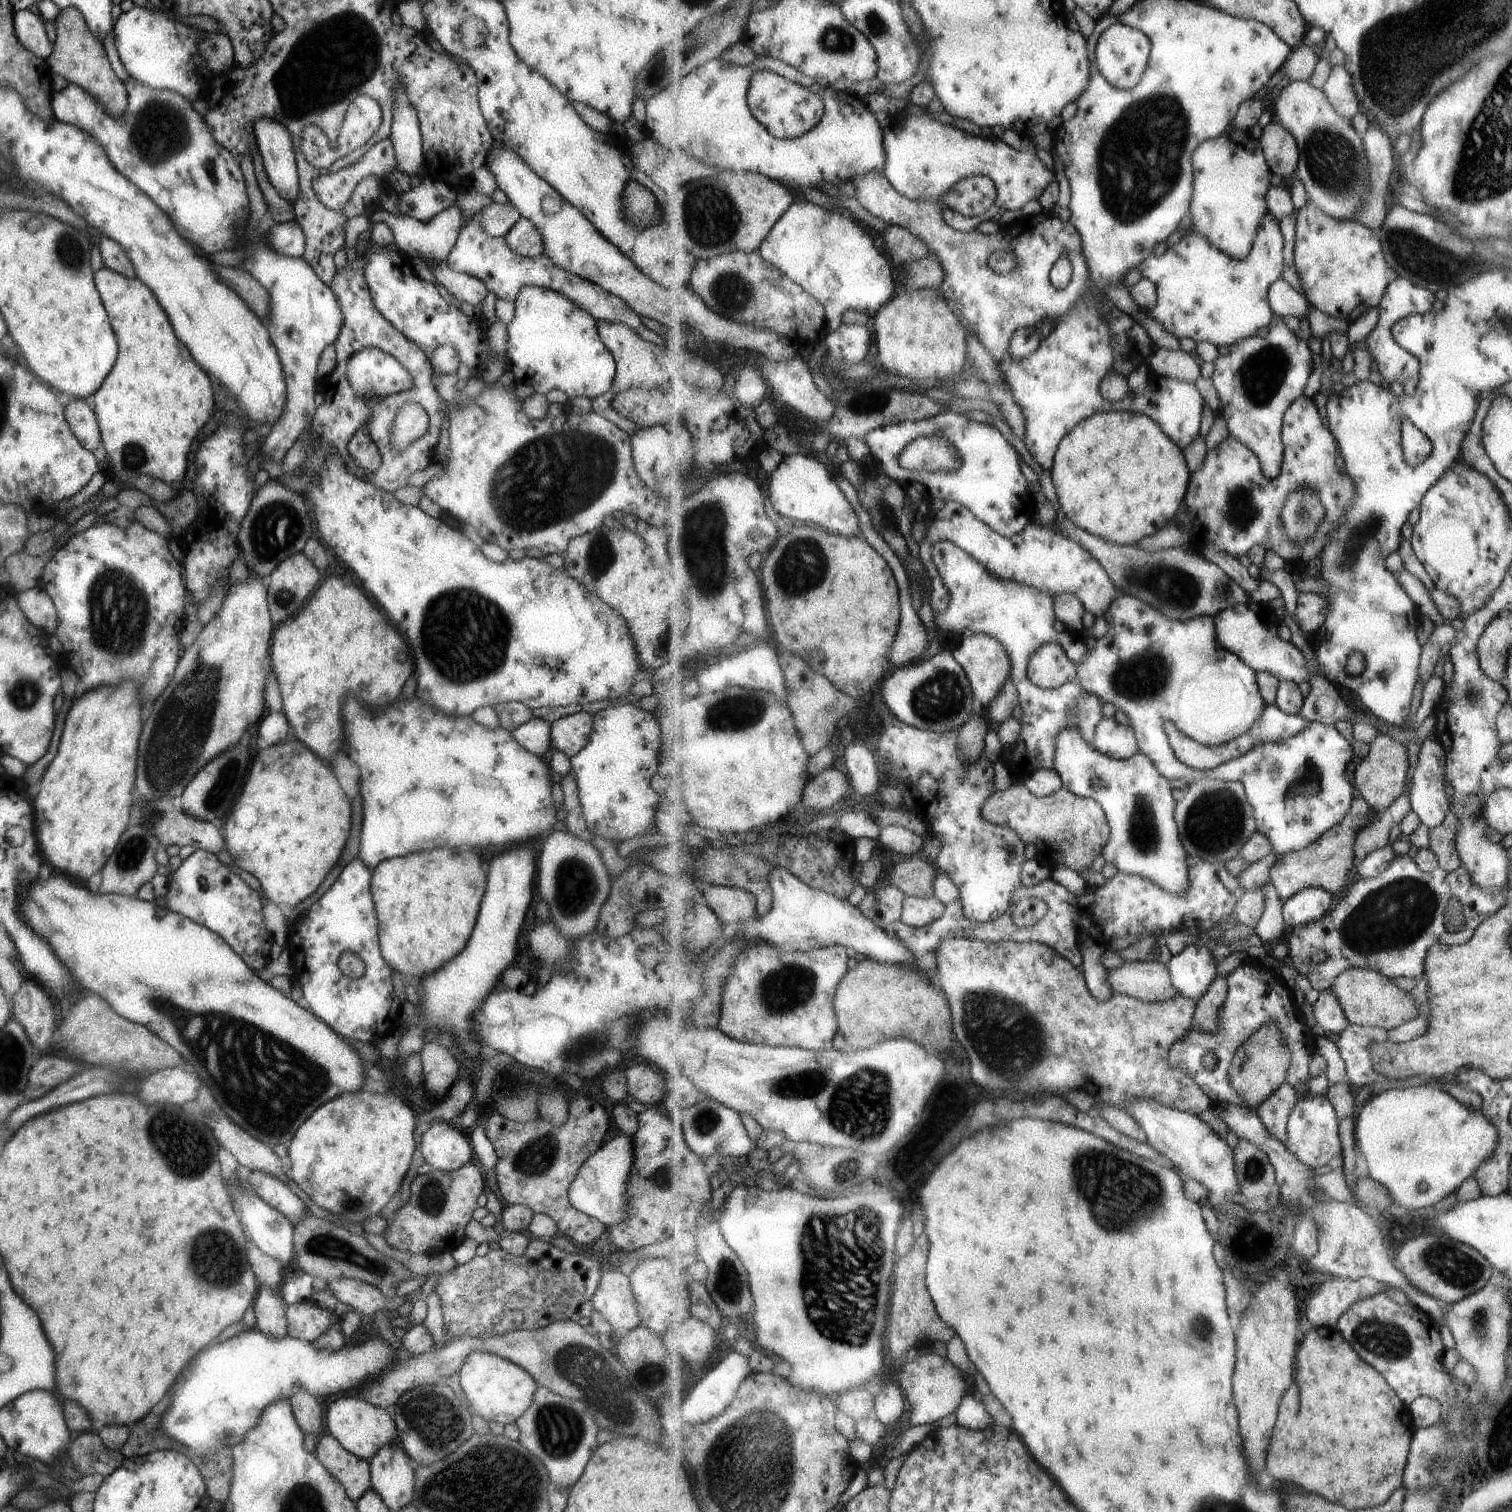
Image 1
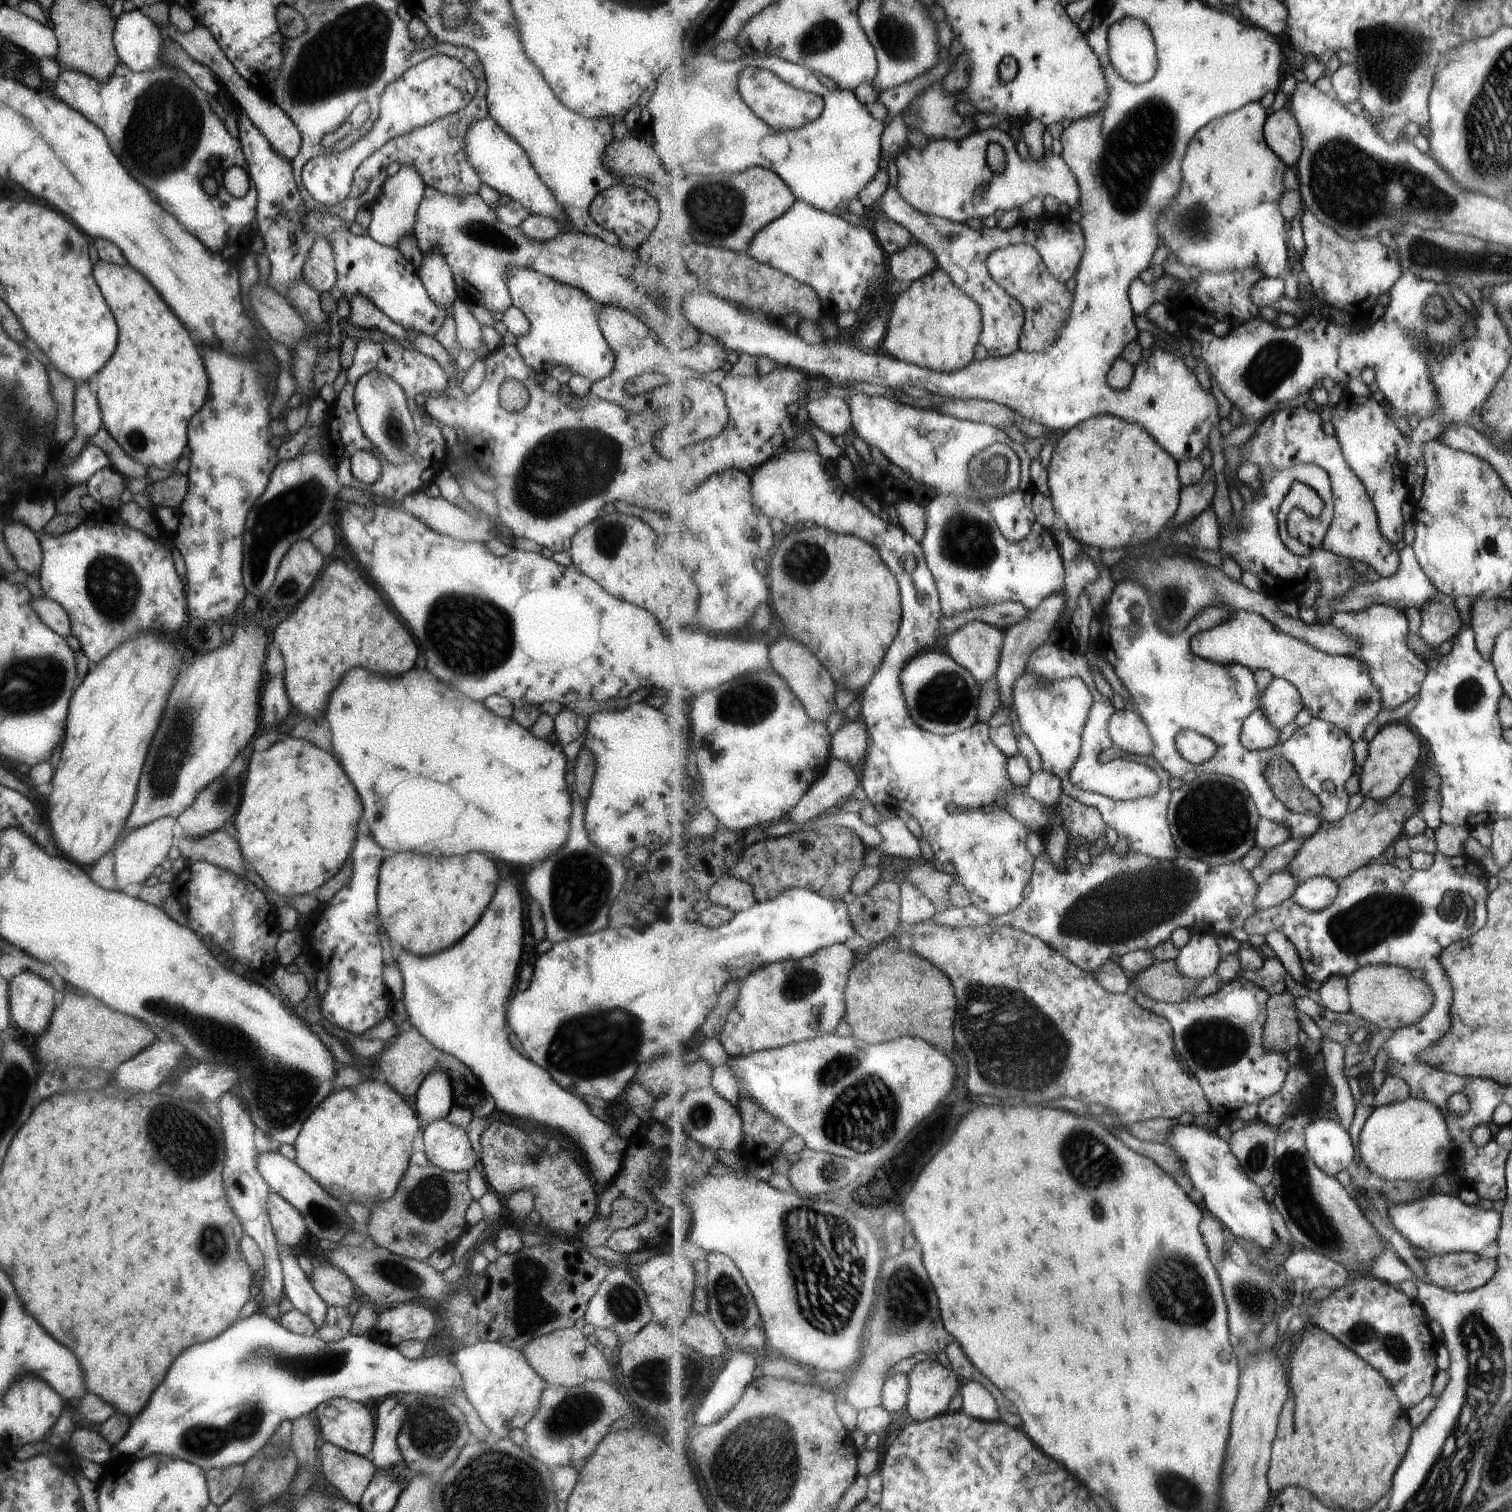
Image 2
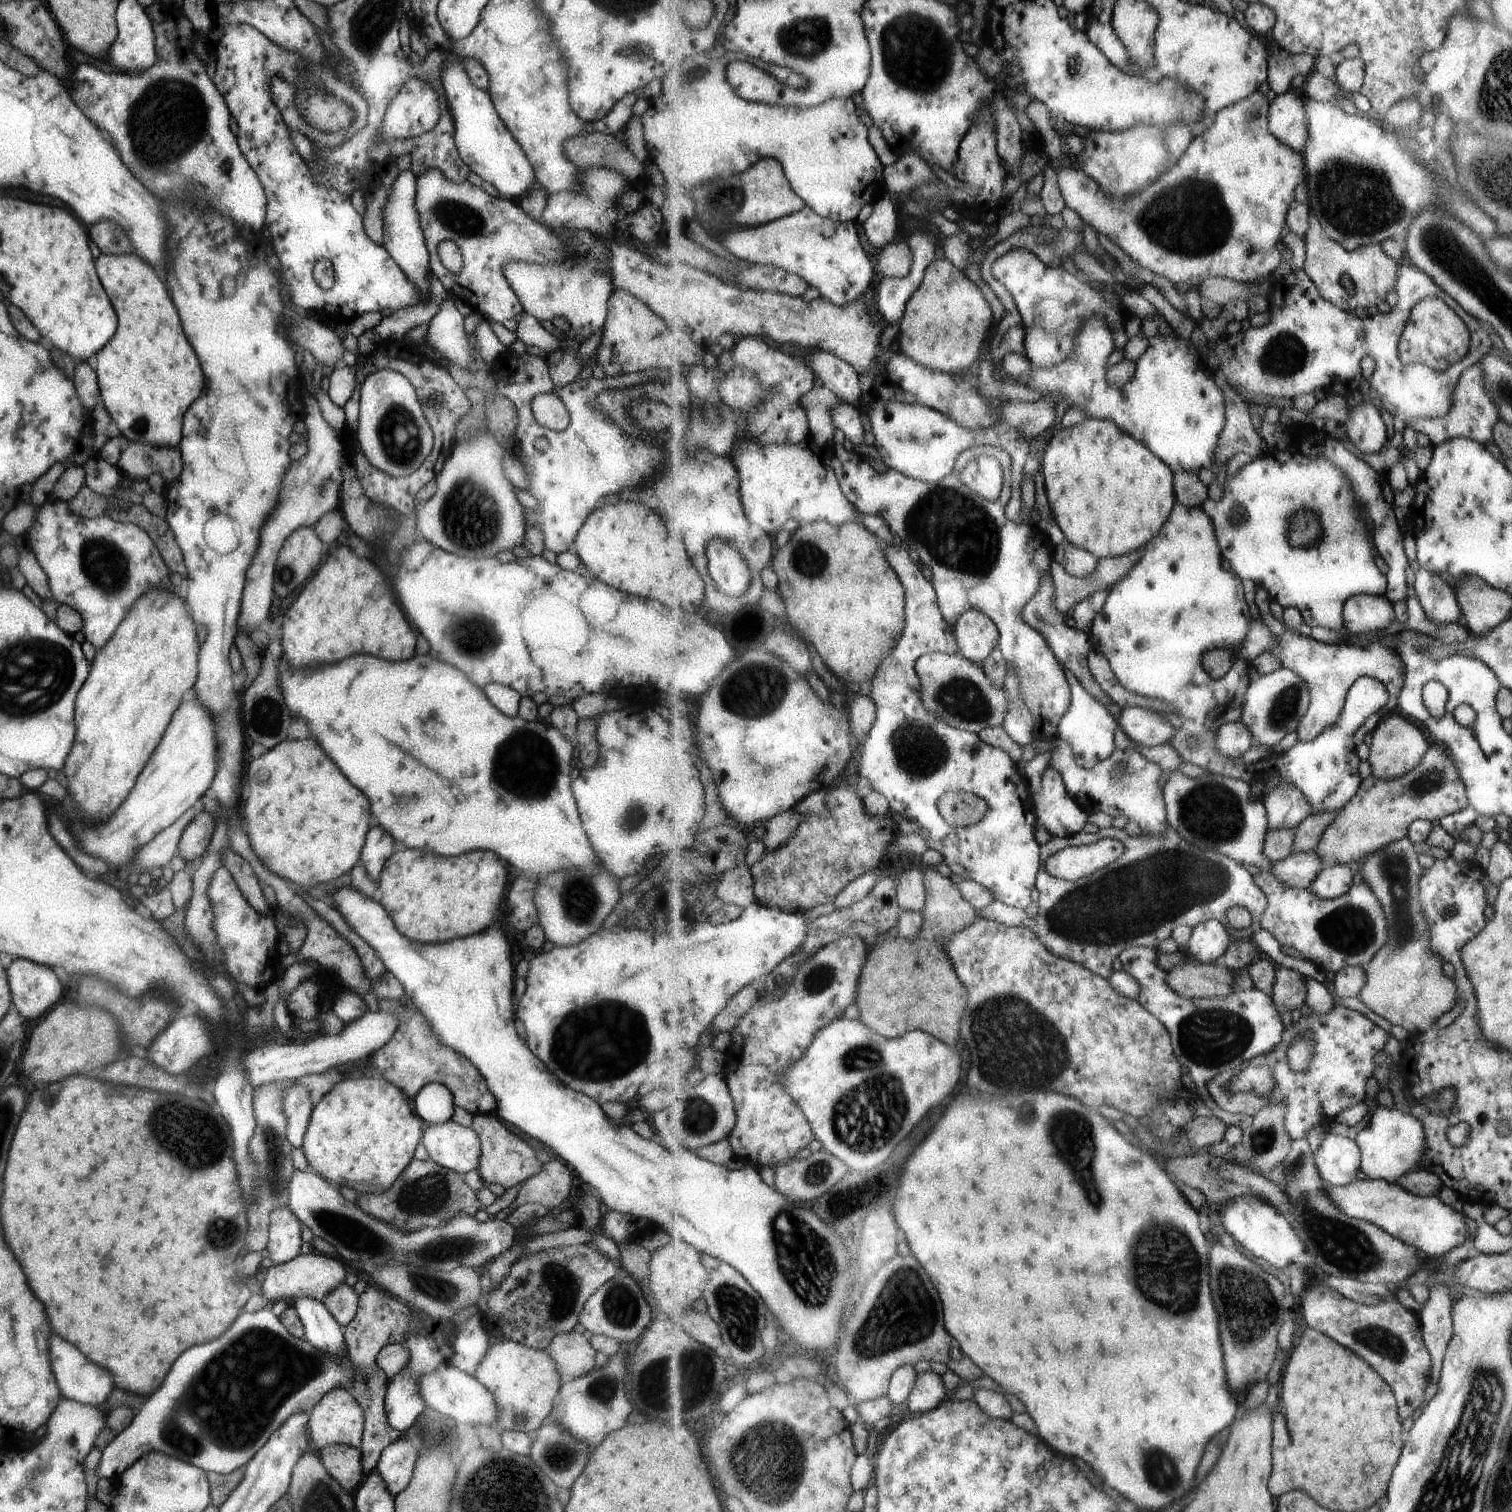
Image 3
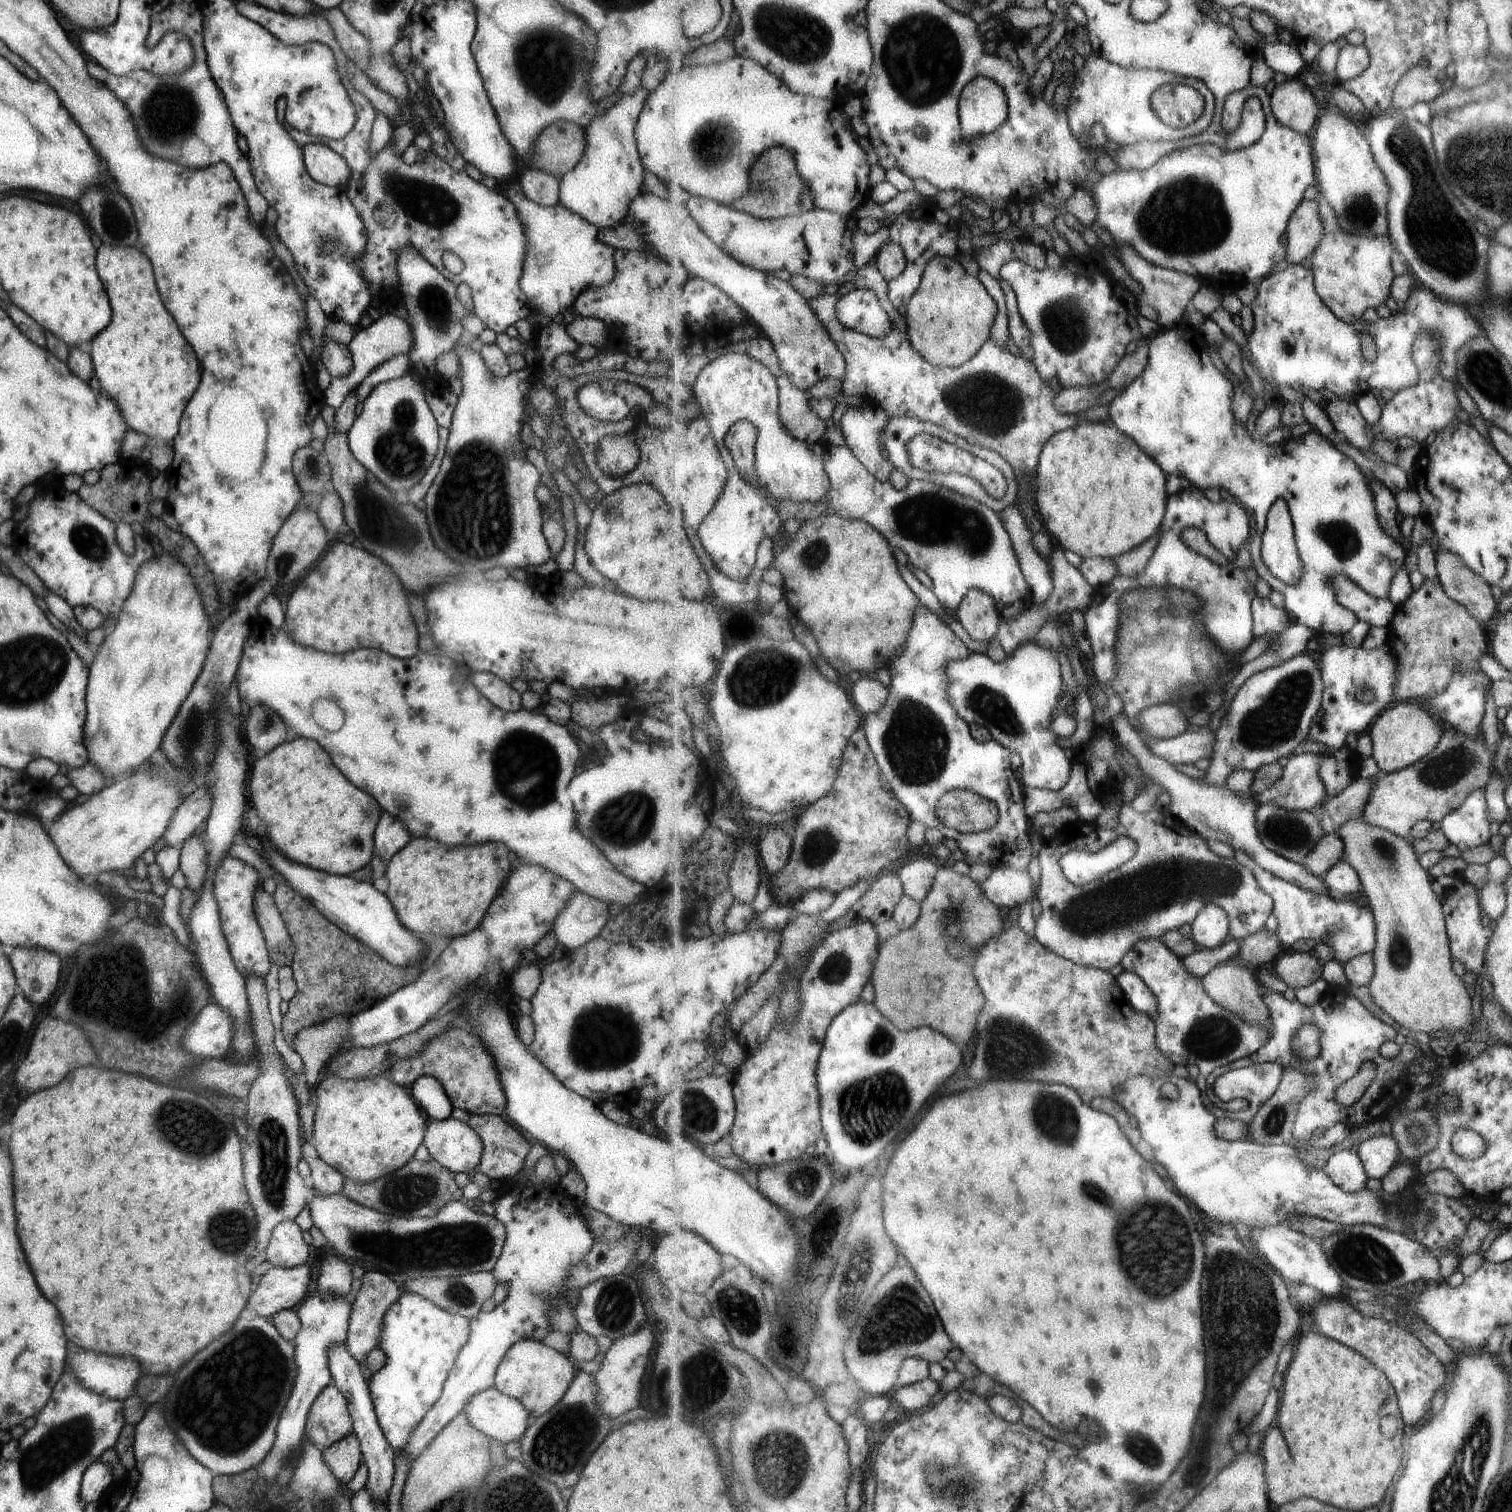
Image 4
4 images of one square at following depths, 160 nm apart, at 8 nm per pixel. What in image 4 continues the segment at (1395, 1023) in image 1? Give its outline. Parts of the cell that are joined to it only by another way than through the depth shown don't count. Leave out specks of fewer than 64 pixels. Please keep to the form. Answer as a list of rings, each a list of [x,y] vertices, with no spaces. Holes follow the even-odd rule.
[[[1359,817],[1340,826],[1337,835],[1345,844],[1345,862],[1349,862],[1357,872],[1377,924],[1377,946],[1374,952],[1376,972],[1369,984],[1373,1002],[1400,1026],[1413,1032],[1429,1035],[1446,1030],[1455,1038],[1460,1030],[1465,1032],[1465,1028],[1471,1028],[1473,1016],[1469,996],[1465,994],[1461,978],[1453,970],[1453,954],[1444,905],[1441,904],[1437,889],[1432,885],[1432,878],[1421,865],[1420,856],[1411,841],[1400,838],[1385,828],[1375,828]]]

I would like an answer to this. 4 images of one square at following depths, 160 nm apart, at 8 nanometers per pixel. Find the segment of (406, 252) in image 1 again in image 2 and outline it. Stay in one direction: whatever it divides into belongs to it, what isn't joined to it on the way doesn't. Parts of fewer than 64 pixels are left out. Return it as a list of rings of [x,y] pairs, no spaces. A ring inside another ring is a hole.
[[[439,253],[423,255],[421,266],[417,272],[429,298],[445,310],[451,307],[457,298],[456,286],[445,258]]]

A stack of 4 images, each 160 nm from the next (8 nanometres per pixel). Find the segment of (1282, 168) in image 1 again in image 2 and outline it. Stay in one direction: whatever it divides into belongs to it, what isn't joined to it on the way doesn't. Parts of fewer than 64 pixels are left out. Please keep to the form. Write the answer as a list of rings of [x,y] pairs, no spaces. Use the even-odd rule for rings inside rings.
[[[1285,108],[1268,115],[1264,135],[1281,160],[1295,170],[1304,151],[1304,136],[1292,109]]]

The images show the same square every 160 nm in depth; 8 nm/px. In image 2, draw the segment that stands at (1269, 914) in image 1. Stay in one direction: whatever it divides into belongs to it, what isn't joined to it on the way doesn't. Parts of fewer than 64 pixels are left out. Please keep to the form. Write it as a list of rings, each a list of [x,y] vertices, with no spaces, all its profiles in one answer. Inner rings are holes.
[[[1273,931],[1265,936],[1265,942],[1275,952],[1292,978],[1307,987],[1311,981],[1301,962],[1299,953],[1294,944],[1281,931]]]

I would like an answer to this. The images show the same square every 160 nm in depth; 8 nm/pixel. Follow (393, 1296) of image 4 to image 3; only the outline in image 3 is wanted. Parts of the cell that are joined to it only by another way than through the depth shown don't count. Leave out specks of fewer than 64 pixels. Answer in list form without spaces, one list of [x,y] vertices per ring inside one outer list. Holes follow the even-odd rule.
[[[368,1281],[364,1291],[358,1294],[358,1303],[351,1320],[342,1327],[342,1337],[346,1346],[346,1354],[354,1371],[353,1380],[344,1388],[359,1403],[363,1411],[363,1430],[360,1445],[361,1470],[366,1475],[378,1461],[380,1452],[391,1444],[398,1436],[399,1431],[388,1422],[384,1410],[384,1394],[386,1389],[386,1374],[376,1365],[376,1356],[379,1350],[389,1343],[401,1342],[405,1333],[417,1332],[421,1322],[414,1318],[414,1310],[401,1300],[377,1288]]]

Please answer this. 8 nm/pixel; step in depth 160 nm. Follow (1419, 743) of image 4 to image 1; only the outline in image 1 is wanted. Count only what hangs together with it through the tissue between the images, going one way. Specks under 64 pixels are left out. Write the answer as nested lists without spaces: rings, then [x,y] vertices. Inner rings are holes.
[[[1383,734],[1377,735],[1369,746],[1368,755],[1353,766],[1351,778],[1357,792],[1372,806],[1377,814],[1382,814],[1407,790],[1405,778],[1409,772],[1409,754],[1407,754],[1405,745],[1399,744],[1391,736],[1383,736]]]

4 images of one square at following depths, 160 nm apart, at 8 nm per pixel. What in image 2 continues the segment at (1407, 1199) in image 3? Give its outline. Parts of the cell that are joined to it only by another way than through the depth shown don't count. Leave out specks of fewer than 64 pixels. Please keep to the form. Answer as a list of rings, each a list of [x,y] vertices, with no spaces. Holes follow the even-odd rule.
[[[1435,1193],[1411,1204],[1387,1202],[1388,1218],[1394,1229],[1406,1238],[1410,1244],[1423,1248],[1431,1255],[1474,1252],[1483,1254],[1486,1245],[1499,1239],[1501,1218],[1494,1210],[1485,1211],[1478,1205],[1463,1204],[1460,1197]]]

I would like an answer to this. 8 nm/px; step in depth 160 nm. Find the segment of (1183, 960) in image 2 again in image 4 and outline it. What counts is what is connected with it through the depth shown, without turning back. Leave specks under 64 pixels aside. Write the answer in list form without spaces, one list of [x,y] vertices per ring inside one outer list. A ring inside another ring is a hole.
[[[1209,904],[1191,925],[1194,942],[1204,949],[1221,946],[1230,937],[1229,916],[1217,904]]]

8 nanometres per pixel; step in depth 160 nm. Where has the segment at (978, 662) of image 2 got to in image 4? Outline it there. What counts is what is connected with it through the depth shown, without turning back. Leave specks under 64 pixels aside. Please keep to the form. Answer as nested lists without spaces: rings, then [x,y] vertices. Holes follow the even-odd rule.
[[[981,590],[969,592],[954,618],[971,640],[977,642],[990,643],[997,632],[1000,632],[1000,625],[1003,623],[995,600]]]

